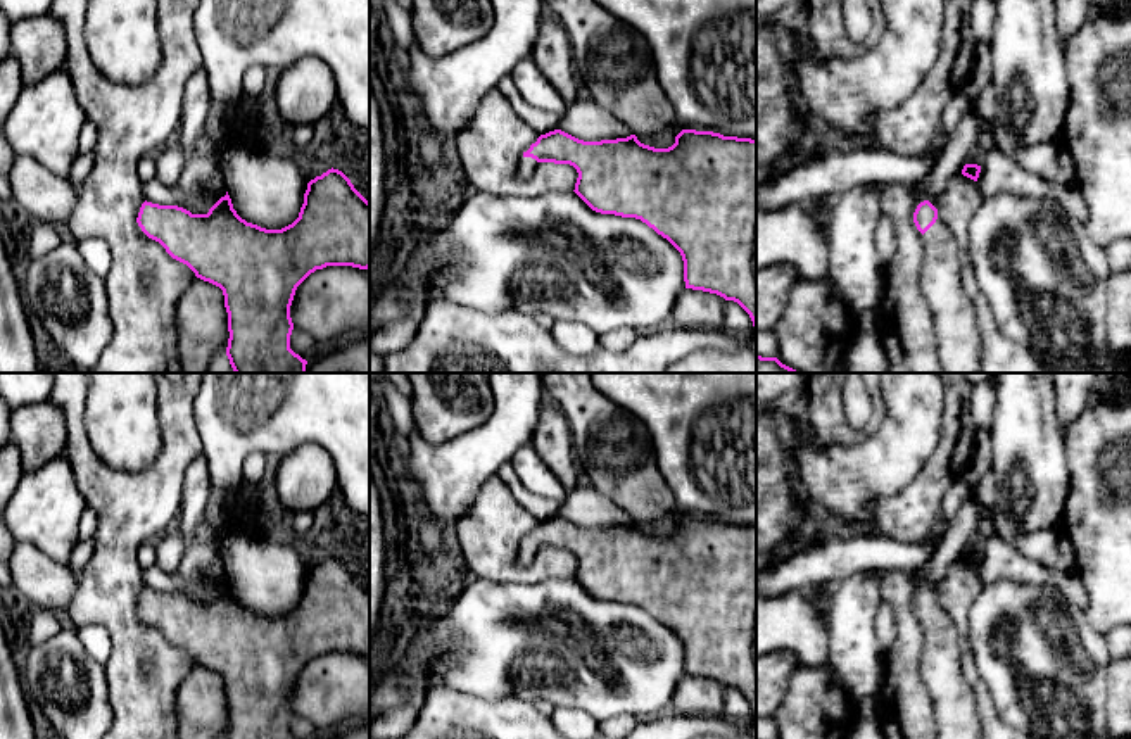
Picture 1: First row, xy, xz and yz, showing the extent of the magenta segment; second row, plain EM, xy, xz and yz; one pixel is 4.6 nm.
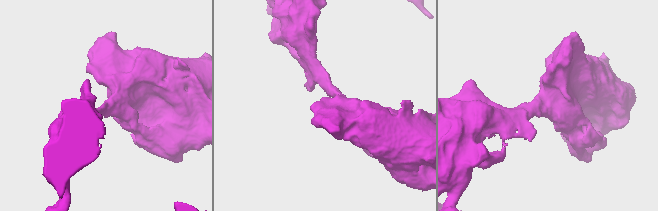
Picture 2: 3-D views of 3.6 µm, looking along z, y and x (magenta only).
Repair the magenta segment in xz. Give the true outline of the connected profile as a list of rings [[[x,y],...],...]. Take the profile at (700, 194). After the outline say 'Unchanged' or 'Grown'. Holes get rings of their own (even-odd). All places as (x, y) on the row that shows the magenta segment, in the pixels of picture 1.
[[[561,129],[540,135],[523,152],[518,178],[530,180],[539,162],[570,164],[578,178],[575,193],[596,212],[635,218],[667,238],[682,256],[686,288],[717,294],[737,302],[756,332],[756,140],[713,131],[682,129],[668,148],[644,145],[635,135],[584,142]]]. Grown

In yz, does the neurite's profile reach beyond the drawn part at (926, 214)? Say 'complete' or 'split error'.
split error

